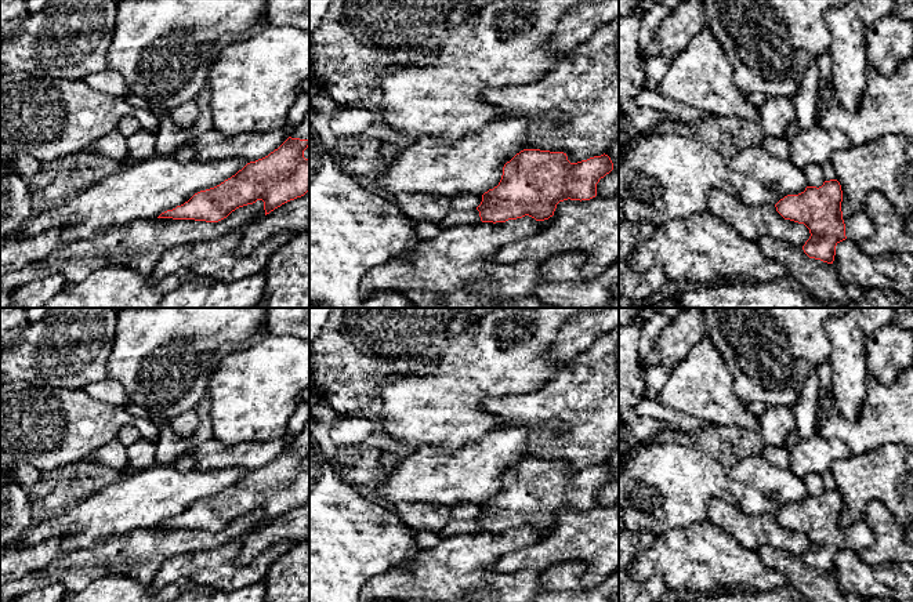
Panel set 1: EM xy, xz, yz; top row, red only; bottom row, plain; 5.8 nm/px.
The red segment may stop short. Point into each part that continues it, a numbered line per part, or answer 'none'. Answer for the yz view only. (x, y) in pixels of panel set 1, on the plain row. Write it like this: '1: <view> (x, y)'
1: yz (858, 535)

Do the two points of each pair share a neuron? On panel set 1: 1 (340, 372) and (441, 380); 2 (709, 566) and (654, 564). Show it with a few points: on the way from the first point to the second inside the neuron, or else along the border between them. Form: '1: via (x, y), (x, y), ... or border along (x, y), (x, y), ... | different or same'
1: border along (433, 369), (388, 380), (377, 396) | different
2: via (695, 564), (667, 564) | same

